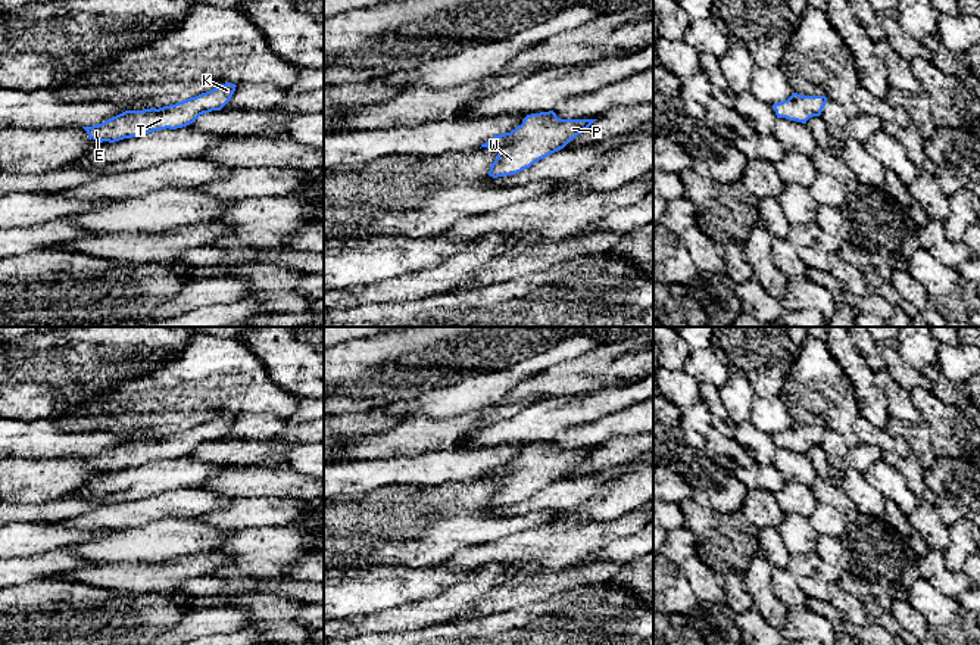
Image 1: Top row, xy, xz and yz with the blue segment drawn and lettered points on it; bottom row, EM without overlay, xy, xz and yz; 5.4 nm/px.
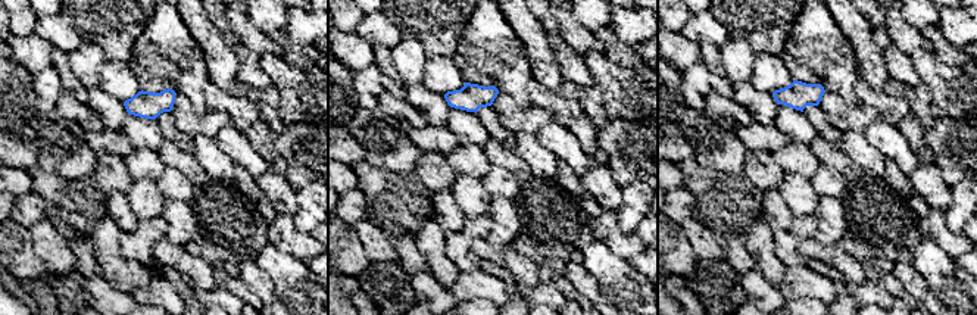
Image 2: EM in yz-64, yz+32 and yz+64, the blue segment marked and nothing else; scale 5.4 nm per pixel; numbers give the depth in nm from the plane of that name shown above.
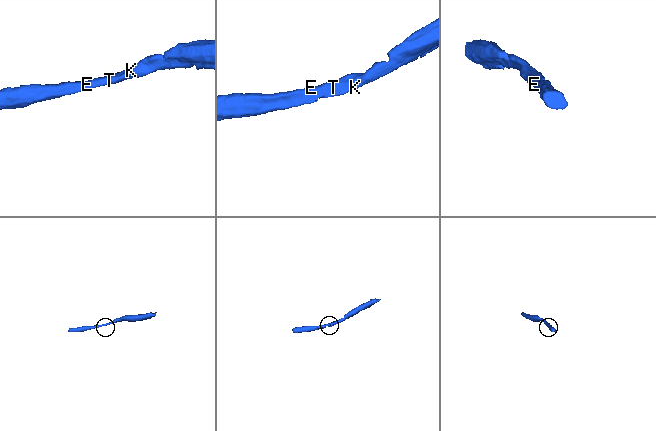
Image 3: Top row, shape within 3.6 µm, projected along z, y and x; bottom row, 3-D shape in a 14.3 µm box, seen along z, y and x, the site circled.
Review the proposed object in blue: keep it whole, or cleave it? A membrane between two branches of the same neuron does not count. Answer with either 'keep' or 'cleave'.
keep

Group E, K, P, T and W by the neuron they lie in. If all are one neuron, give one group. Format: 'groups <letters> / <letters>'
groups E K P T W

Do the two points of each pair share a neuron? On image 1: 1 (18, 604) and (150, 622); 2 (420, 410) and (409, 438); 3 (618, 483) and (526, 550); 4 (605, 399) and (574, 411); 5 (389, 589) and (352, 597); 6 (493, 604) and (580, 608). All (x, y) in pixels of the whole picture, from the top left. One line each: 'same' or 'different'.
1: same
2: different
3: different
4: same
5: same
6: different

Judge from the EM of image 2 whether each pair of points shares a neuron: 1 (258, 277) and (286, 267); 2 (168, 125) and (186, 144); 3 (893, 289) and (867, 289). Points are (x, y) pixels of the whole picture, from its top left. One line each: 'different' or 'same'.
1: different
2: same
3: different

